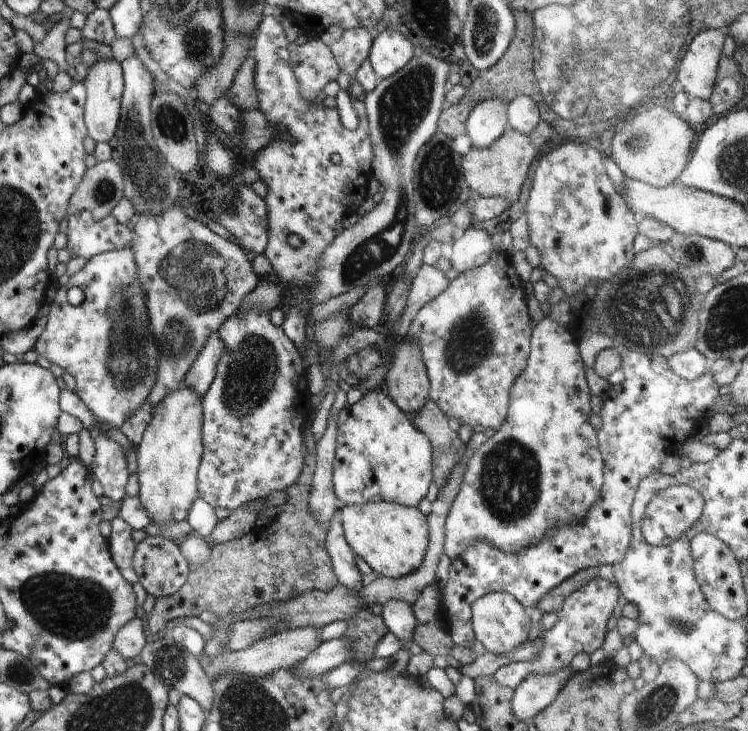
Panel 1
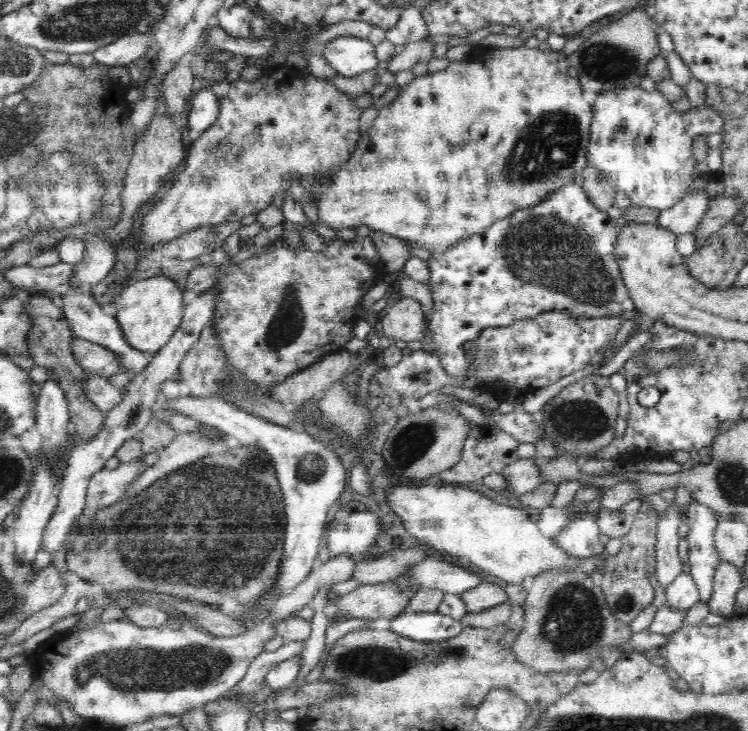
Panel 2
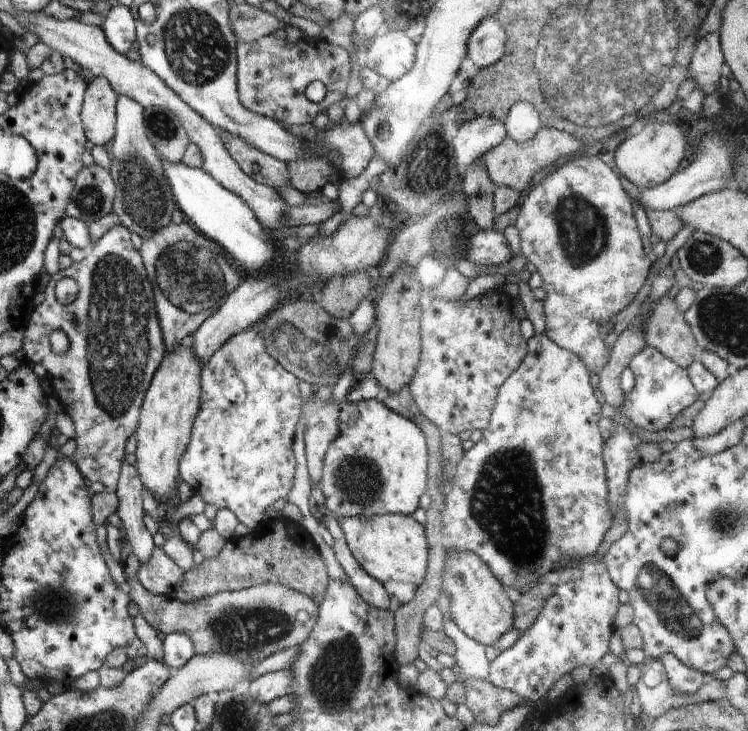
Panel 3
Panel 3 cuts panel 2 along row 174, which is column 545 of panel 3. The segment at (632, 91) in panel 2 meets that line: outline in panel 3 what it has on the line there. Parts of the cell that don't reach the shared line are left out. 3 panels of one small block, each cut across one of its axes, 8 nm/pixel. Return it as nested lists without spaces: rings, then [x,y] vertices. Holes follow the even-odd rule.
[[[582,562],[576,566],[566,566],[560,570],[558,584],[554,593],[546,600],[542,611],[528,630],[508,650],[489,662],[487,681],[500,689],[507,689],[527,702],[537,702],[546,699],[547,692],[566,674],[571,674],[581,666],[595,667],[609,653],[610,638],[617,630],[614,625],[615,616],[620,608],[619,589],[612,582],[605,564],[601,562]]]

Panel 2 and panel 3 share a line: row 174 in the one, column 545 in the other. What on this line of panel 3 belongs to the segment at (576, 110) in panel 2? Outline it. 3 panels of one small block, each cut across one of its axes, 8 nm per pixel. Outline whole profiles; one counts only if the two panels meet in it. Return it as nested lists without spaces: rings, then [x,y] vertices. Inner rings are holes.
[[[545,334],[535,335],[527,341],[526,357],[522,360],[520,367],[512,372],[512,375],[508,376],[506,382],[500,386],[496,404],[488,422],[489,426],[483,431],[482,438],[468,452],[464,452],[464,456],[458,462],[452,488],[445,494],[445,508],[441,514],[446,549],[456,548],[460,552],[470,552],[478,556],[507,590],[513,588],[523,592],[548,572],[556,572],[558,569],[560,572],[561,566],[565,566],[564,564],[570,560],[594,556],[600,544],[603,543],[605,534],[611,528],[613,519],[608,508],[608,478],[606,478],[603,460],[605,441],[598,431],[598,422],[602,417],[601,404],[594,395],[594,391],[588,370],[576,354],[556,346],[552,340],[546,338]]]

